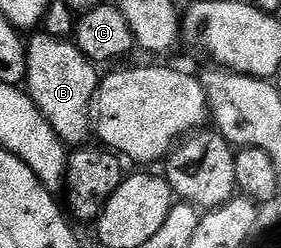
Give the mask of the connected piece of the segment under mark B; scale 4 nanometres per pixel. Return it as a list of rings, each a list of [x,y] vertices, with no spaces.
[[[46,33],[35,34],[27,43],[25,90],[45,121],[49,121],[53,133],[57,133],[68,148],[78,149],[93,135],[93,104],[99,89],[100,68],[86,59],[71,39],[57,39]]]

